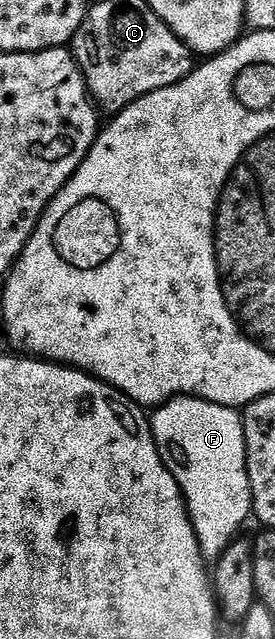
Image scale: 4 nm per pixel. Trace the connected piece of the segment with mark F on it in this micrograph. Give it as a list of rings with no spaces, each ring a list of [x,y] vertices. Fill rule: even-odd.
[[[195,395],[175,396],[153,413],[152,427],[160,458],[186,499],[202,556],[207,562],[216,562],[243,531],[242,523],[251,519],[254,506],[239,409],[199,400]]]

